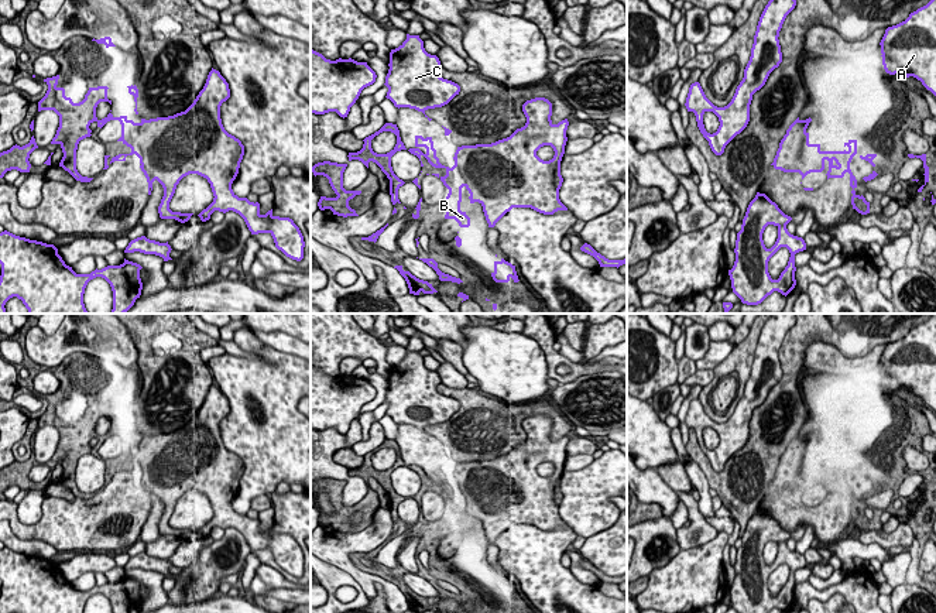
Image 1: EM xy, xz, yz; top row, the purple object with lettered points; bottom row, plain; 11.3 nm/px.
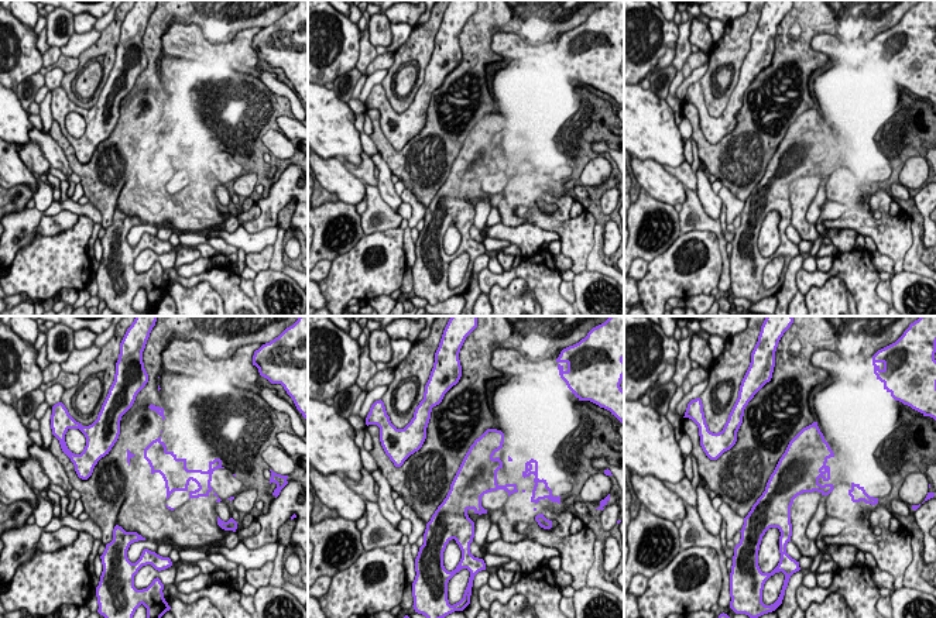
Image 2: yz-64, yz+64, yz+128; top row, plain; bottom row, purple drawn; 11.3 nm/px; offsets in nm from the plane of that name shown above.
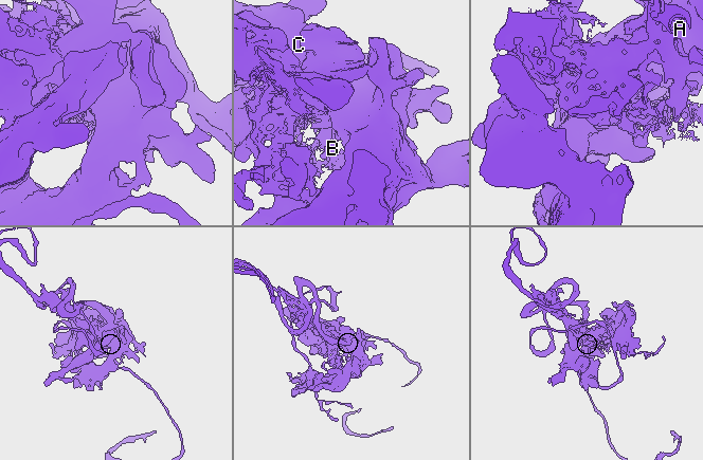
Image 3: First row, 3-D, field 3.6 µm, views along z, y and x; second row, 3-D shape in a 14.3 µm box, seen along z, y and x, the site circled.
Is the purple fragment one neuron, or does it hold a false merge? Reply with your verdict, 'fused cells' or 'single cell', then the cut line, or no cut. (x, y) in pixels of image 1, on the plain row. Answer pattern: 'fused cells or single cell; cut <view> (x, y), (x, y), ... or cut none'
fused cells; cut xy (144, 435), (140, 466), (157, 495)

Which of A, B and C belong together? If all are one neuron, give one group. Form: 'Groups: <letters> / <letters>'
Groups: A C / B

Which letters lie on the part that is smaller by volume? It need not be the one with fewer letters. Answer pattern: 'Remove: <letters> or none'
Remove: B

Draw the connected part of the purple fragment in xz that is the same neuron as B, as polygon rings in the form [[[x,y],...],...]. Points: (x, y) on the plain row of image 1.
[[[415,452],[415,463],[409,465],[408,468],[416,472],[419,477],[424,472],[432,483],[446,486],[445,493],[440,493],[439,490],[432,490],[438,493],[449,506],[448,513],[440,518],[443,521],[443,525],[446,527],[445,535],[455,535],[460,544],[469,544],[470,534],[466,531],[466,528],[460,527],[460,518],[462,504],[464,503],[469,508],[470,506],[467,501],[467,496],[460,489],[460,483],[456,479],[456,469],[453,473],[455,482],[452,484],[445,483],[439,479],[439,475],[436,473],[436,466],[433,465],[432,453],[424,455],[422,452]]]

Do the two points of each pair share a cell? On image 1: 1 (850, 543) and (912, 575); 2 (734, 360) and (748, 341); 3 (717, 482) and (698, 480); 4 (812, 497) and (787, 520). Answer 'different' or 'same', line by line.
1: different
2: same
3: different
4: different

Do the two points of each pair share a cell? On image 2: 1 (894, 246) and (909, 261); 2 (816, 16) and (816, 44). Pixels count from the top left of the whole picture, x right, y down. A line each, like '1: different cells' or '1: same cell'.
1: same cell
2: different cells

